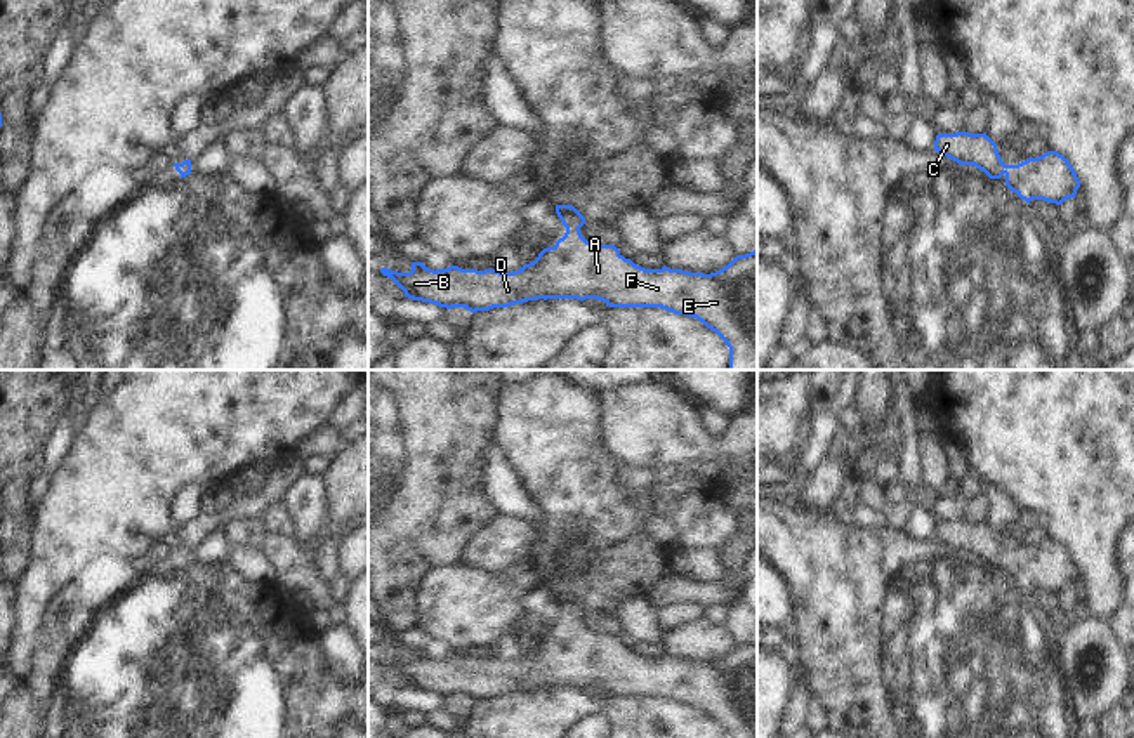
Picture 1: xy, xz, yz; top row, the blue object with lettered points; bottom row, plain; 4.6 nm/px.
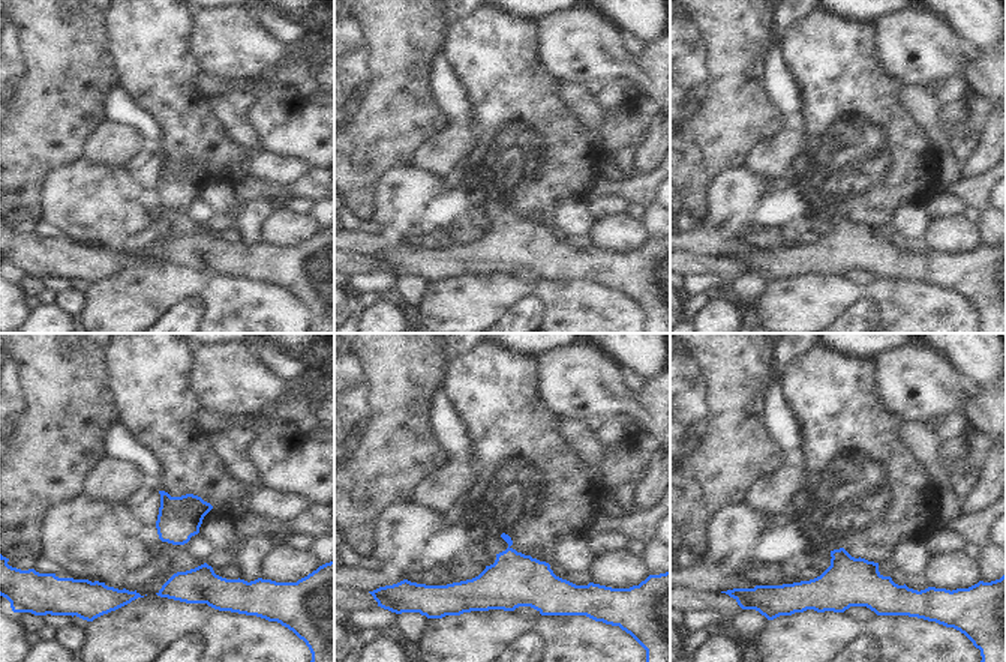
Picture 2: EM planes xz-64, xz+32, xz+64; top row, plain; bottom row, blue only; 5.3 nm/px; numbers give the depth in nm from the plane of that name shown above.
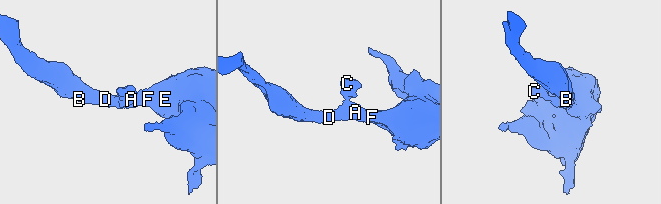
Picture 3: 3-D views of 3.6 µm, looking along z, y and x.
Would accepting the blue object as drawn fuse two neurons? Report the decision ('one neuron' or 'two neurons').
one neuron

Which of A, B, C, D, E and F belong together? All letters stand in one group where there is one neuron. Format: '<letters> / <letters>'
A B C D E F

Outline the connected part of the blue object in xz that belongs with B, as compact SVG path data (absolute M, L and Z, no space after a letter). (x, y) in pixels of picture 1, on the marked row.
M556 205L566 233L554 247L544 248L538 257L512 273L497 269L429 269L424 262L412 262L410 273L382 267L405 297L436 304L439 307L465 307L471 313L509 307L537 299L597 299L610 307L662 307L674 314L696 318L715 332L729 347L728 370L757 370L757 250L736 255L722 269L703 274L682 269L644 269L625 259L615 245L587 241L580 227L585 217L571 205Z

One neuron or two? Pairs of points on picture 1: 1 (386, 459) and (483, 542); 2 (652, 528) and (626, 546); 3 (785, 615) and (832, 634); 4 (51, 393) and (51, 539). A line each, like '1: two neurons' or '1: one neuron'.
1: two neurons
2: two neurons
3: two neurons
4: two neurons

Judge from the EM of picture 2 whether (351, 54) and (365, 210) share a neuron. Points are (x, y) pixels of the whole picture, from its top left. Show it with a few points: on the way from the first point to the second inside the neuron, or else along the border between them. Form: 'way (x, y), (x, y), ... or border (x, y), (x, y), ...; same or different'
way (359, 93), (359, 171); same

